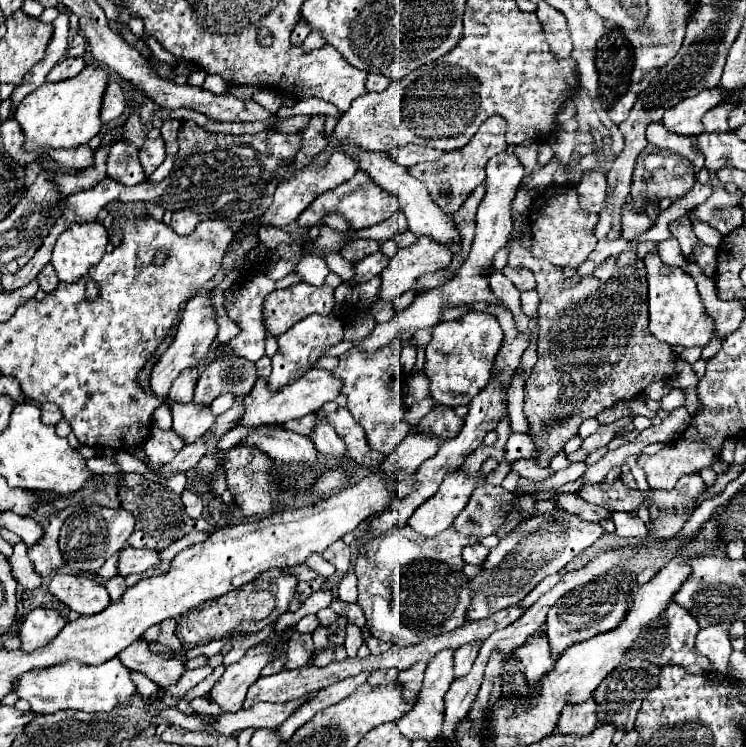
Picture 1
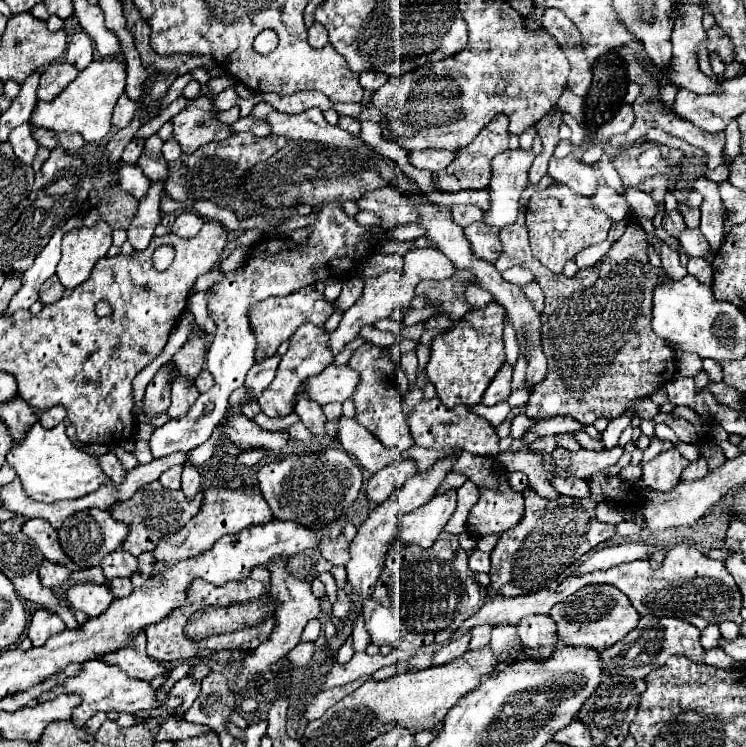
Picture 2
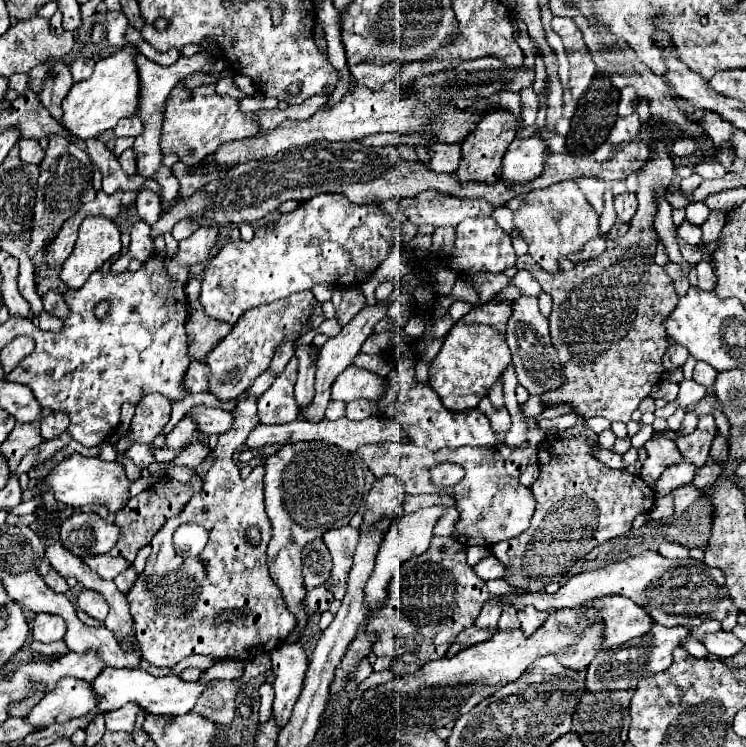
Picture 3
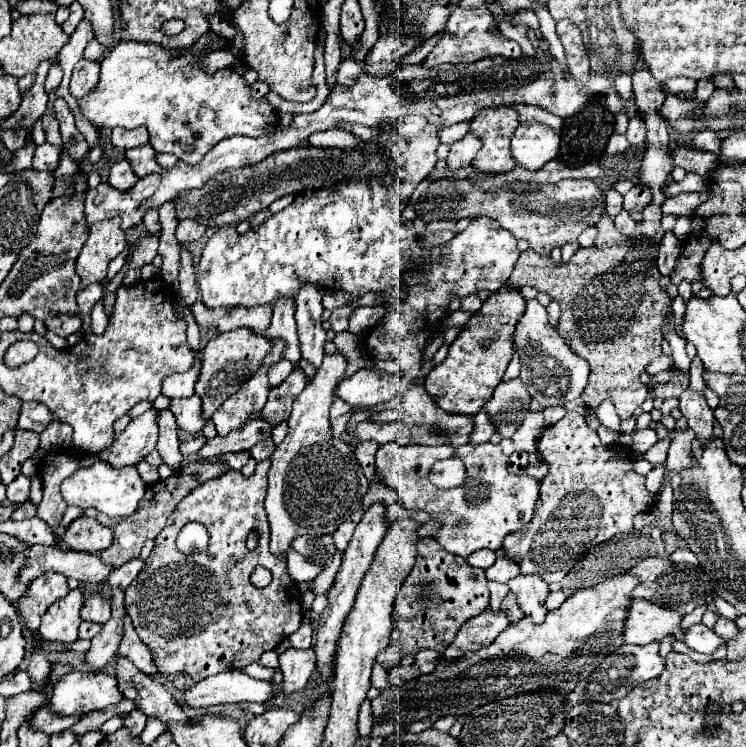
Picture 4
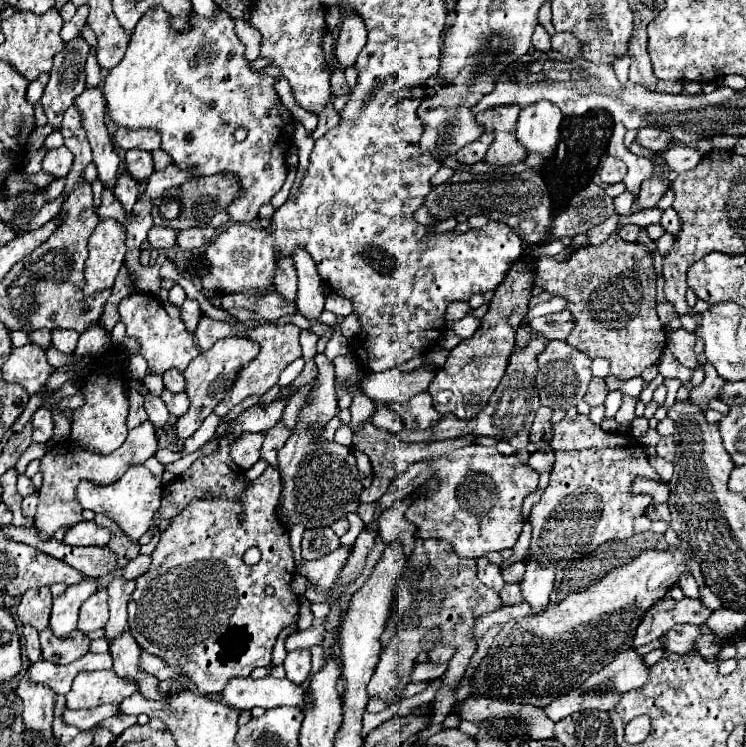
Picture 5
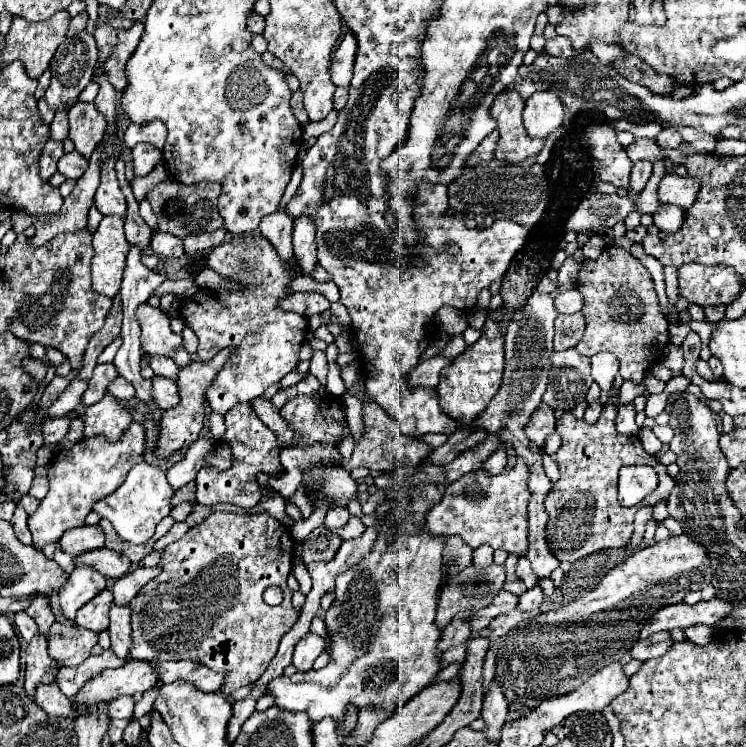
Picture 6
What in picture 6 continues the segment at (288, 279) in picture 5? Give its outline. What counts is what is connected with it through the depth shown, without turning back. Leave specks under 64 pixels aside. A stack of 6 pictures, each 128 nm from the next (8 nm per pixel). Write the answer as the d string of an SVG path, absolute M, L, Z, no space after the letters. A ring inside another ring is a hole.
M282 210L270 214L270 216L264 216L264 220L260 222L260 232L262 236L276 248L280 260L290 268L292 266L292 226L294 226L294 220Z

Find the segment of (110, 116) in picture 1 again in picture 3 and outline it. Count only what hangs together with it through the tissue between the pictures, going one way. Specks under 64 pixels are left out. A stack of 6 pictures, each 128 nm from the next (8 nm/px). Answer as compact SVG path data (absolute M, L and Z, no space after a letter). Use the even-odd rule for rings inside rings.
M126 116L120 120L120 124L114 128L116 136L138 136L142 132L142 122L138 116Z

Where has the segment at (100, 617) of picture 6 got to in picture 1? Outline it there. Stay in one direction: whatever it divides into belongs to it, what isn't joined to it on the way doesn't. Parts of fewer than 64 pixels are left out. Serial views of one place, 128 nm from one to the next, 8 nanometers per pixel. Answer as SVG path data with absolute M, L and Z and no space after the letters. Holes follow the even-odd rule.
M54 574L48 582L48 590L78 614L98 614L110 604L106 588L88 576Z

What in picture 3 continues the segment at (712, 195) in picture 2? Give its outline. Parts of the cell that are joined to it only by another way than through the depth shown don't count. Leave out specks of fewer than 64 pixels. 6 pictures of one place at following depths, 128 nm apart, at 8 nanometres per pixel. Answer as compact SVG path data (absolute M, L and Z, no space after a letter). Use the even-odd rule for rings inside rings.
M712 210L710 216L708 216L708 220L700 226L700 228L702 228L702 234L704 234L704 244L716 240L716 238L720 236L724 224L726 224L726 212L722 212L722 210Z

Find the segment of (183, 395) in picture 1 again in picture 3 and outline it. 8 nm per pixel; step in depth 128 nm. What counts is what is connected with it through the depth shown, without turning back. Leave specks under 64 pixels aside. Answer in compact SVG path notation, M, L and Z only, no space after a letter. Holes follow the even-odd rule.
M192 302L188 306L186 334L188 334L188 358L204 360L208 352L232 330L232 326L212 320L206 316L200 302Z

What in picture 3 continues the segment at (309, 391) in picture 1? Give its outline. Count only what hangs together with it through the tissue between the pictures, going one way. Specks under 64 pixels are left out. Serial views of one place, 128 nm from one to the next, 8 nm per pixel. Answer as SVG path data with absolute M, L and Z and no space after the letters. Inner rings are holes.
M348 366L332 382L332 400L342 402L350 402L356 398L374 400L380 394L382 394L382 378L358 366Z

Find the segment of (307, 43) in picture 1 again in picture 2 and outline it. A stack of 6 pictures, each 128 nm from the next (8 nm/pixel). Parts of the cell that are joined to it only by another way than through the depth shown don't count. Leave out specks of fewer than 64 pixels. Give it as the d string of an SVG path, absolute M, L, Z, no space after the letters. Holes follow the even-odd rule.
M314 22L310 28L308 28L308 42L312 48L320 49L329 43L328 30Z

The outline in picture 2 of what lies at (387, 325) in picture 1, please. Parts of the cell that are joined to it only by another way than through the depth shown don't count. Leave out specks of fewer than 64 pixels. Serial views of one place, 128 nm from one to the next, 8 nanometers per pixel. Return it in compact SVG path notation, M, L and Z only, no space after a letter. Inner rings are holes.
M506 150L492 160L492 180L488 186L490 208L484 212L484 224L502 230L516 222L518 200L526 188L528 168L534 160L532 152ZM508 316L504 318L506 320L506 326L504 326L504 344L506 344L506 360L514 366L516 364L516 358L518 358L518 340L516 340L516 332L514 328L508 324Z

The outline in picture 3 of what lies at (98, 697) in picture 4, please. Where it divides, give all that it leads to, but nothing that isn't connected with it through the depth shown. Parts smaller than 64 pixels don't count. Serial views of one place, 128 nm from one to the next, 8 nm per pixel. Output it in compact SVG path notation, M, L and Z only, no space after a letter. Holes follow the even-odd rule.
M76 678L60 680L54 692L46 694L24 720L32 724L36 730L44 730L52 724L70 722L96 706L96 694L90 684Z

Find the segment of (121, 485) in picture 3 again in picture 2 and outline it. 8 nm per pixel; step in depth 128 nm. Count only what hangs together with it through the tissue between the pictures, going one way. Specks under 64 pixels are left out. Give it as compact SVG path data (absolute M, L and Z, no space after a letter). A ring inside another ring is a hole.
M60 422L56 428L44 428L42 424L32 424L24 438L14 440L6 464L16 470L24 492L40 502L56 502L64 498L82 498L94 492L104 480L106 474L98 466L98 460L78 450L72 440L66 436L66 426Z

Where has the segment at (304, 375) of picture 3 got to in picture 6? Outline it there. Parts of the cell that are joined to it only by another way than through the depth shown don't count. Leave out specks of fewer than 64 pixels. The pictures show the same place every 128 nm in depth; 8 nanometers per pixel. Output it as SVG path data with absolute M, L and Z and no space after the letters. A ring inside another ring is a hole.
M300 216L294 222L294 256L296 262L300 266L300 270L304 274L312 274L318 260L316 260L316 238L314 238L316 230L312 220L308 220L308 216Z

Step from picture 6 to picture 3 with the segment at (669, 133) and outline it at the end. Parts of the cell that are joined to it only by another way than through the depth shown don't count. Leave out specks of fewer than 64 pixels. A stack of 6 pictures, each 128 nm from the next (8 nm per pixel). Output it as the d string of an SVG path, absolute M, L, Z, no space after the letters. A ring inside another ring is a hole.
M630 114L630 116L626 116L626 118L618 118L616 124L614 124L612 130L610 130L608 142L610 142L614 148L618 148L620 144L634 140L634 138L638 136L638 132L640 132L640 126L642 126L642 124L640 124L638 114Z

